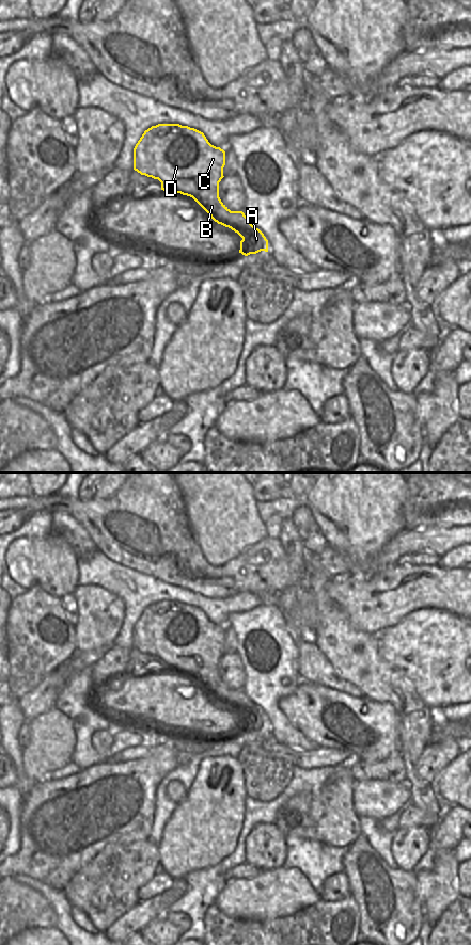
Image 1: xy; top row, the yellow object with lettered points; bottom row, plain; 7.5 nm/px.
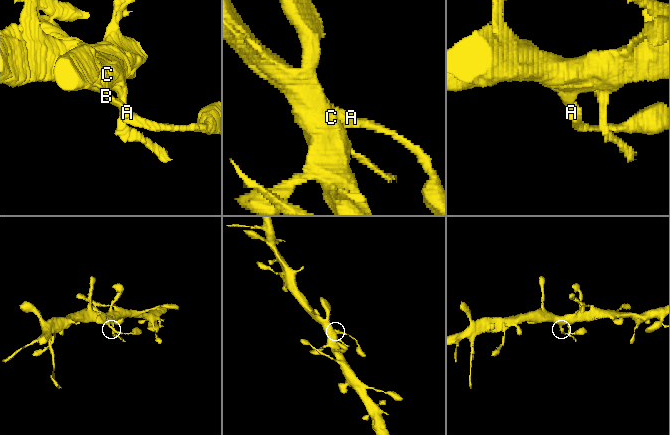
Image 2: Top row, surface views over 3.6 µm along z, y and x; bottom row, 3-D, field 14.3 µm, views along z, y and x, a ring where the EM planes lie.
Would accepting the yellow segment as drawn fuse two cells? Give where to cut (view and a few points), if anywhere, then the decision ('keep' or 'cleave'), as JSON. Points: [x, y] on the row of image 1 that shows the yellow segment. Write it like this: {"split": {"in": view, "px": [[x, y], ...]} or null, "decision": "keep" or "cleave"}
{"split": null, "decision": "keep"}

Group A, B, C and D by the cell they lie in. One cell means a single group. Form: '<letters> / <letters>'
A B C D

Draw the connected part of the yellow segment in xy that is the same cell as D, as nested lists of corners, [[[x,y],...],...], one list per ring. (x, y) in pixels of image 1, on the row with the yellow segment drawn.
[[[158,124],[144,131],[134,148],[134,170],[158,179],[161,190],[192,197],[210,218],[237,233],[242,240],[240,250],[245,256],[261,251],[268,252],[268,240],[242,211],[231,211],[219,197],[219,182],[224,177],[225,151],[211,145],[203,132],[179,124]]]

